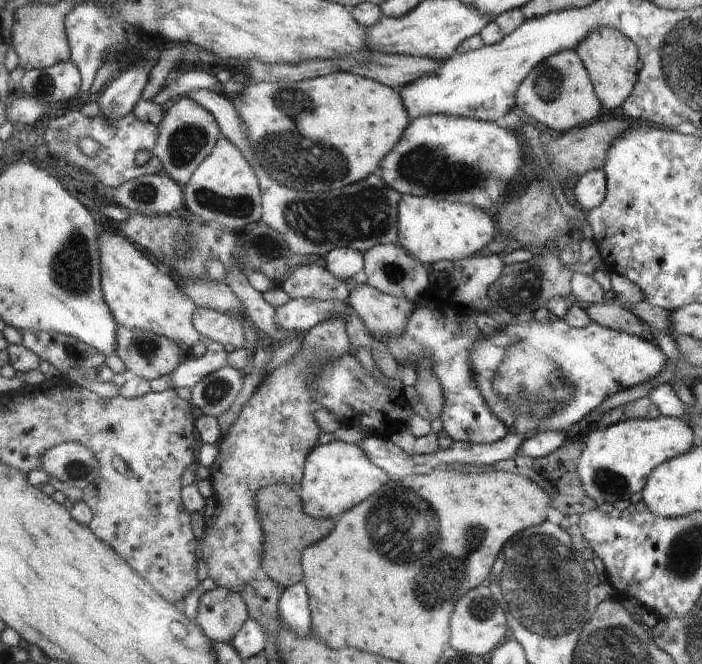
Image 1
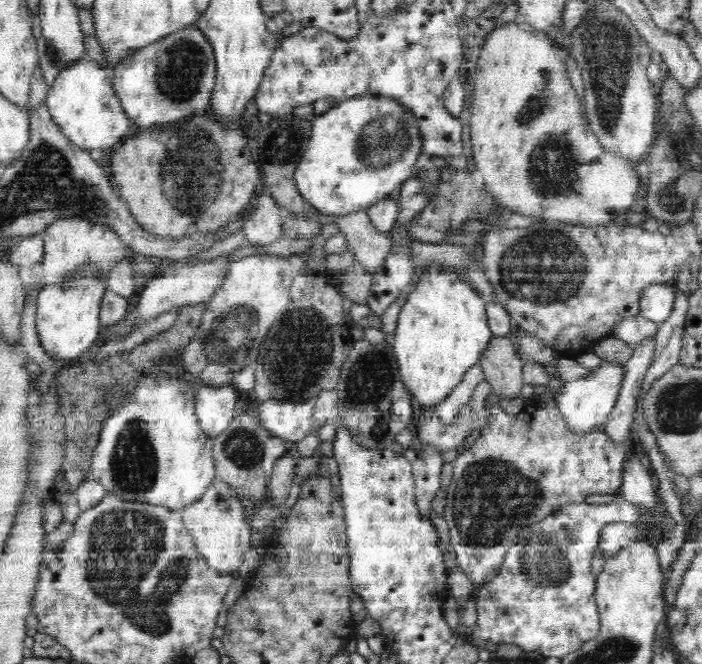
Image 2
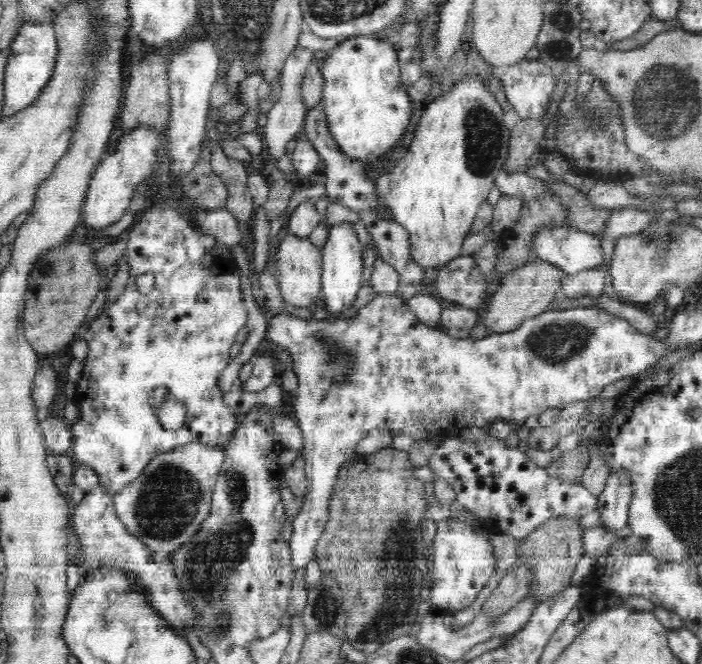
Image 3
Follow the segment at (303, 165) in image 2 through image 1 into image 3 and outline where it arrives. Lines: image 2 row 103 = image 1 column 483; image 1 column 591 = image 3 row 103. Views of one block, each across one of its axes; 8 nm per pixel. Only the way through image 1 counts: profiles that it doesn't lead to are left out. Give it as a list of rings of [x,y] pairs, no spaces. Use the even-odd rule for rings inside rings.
[[[354,36],[340,40],[340,44],[322,58],[322,108],[338,148],[362,166],[380,160],[380,156],[388,156],[392,148],[408,148],[422,106],[412,104],[406,90],[398,90],[402,88],[398,46],[374,36]]]

